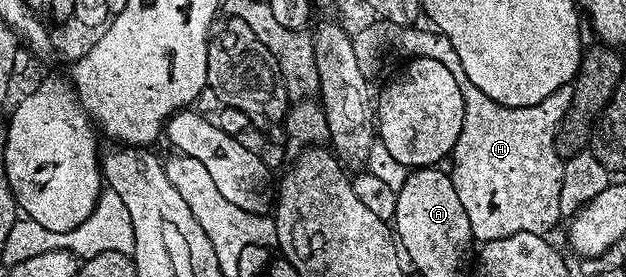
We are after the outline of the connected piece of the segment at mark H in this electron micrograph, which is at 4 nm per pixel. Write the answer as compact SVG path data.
M375 22L360 35L354 36L355 52L359 62L370 65L379 55L379 50L386 43L395 43L395 47L406 57L429 57L441 61L449 73L461 85L461 97L465 101L465 117L461 125L461 133L457 137L457 145L449 156L449 174L453 188L457 191L465 214L469 217L471 234L480 244L497 241L501 237L513 237L517 233L533 233L546 236L561 222L561 181L563 180L564 160L559 158L555 148L555 140L561 131L561 124L566 120L567 110L573 101L574 86L568 85L557 89L557 93L549 93L545 101L532 107L506 107L481 93L469 77L465 77L465 69L457 57L457 49L453 49L453 41L434 30L422 31L422 26L398 27L392 23Z

